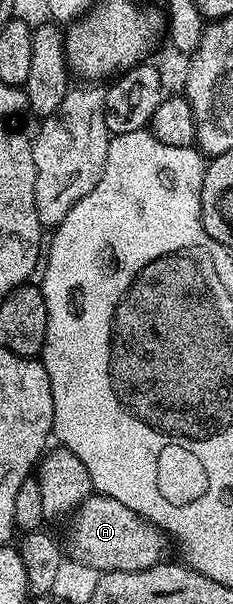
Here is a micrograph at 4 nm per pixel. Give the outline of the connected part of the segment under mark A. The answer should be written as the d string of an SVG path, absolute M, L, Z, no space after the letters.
M99 495L87 497L70 520L76 524L76 530L68 537L71 560L79 562L85 570L96 569L97 574L146 571L165 560L164 552L170 546L169 538L157 525L130 511L126 503L118 503L118 499Z

